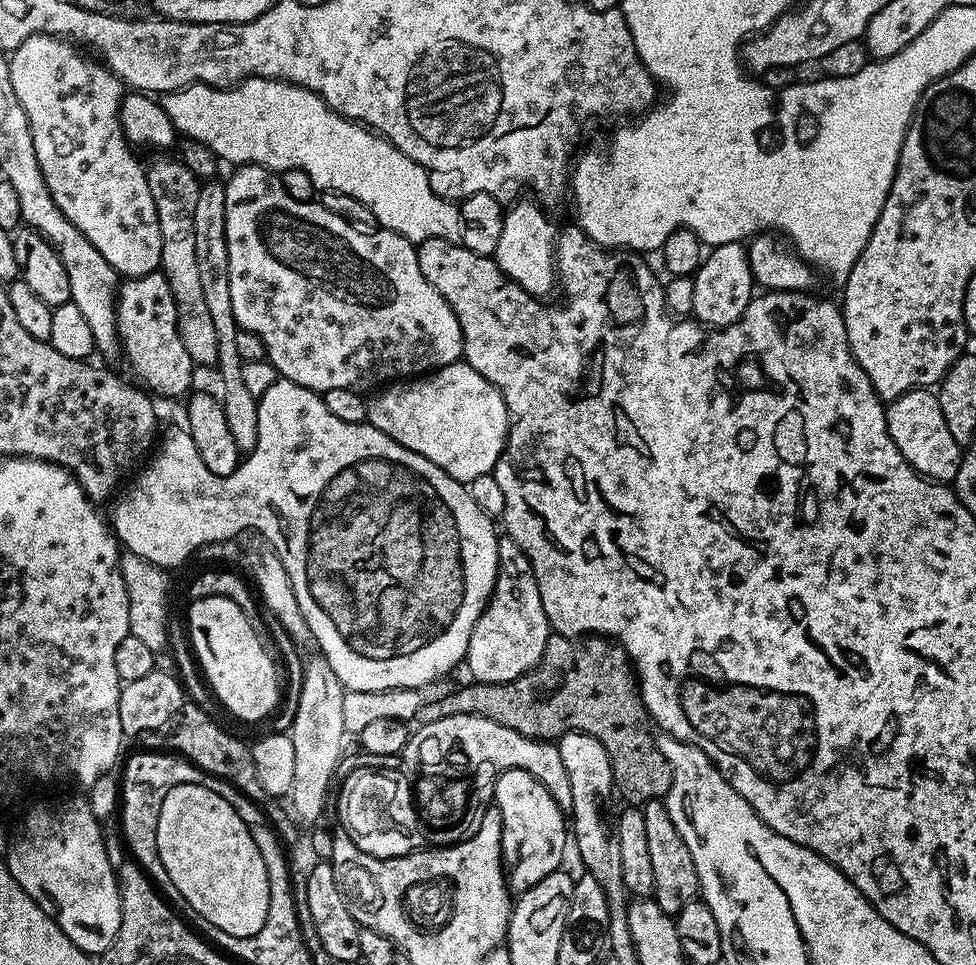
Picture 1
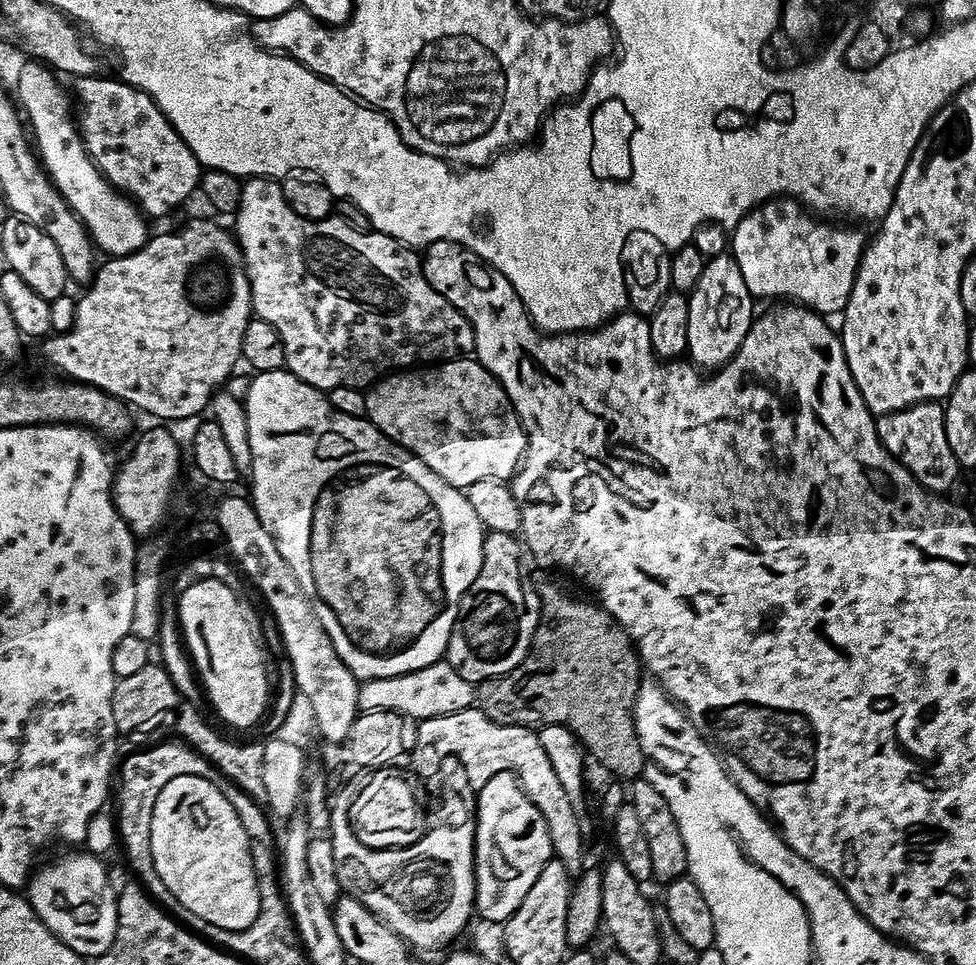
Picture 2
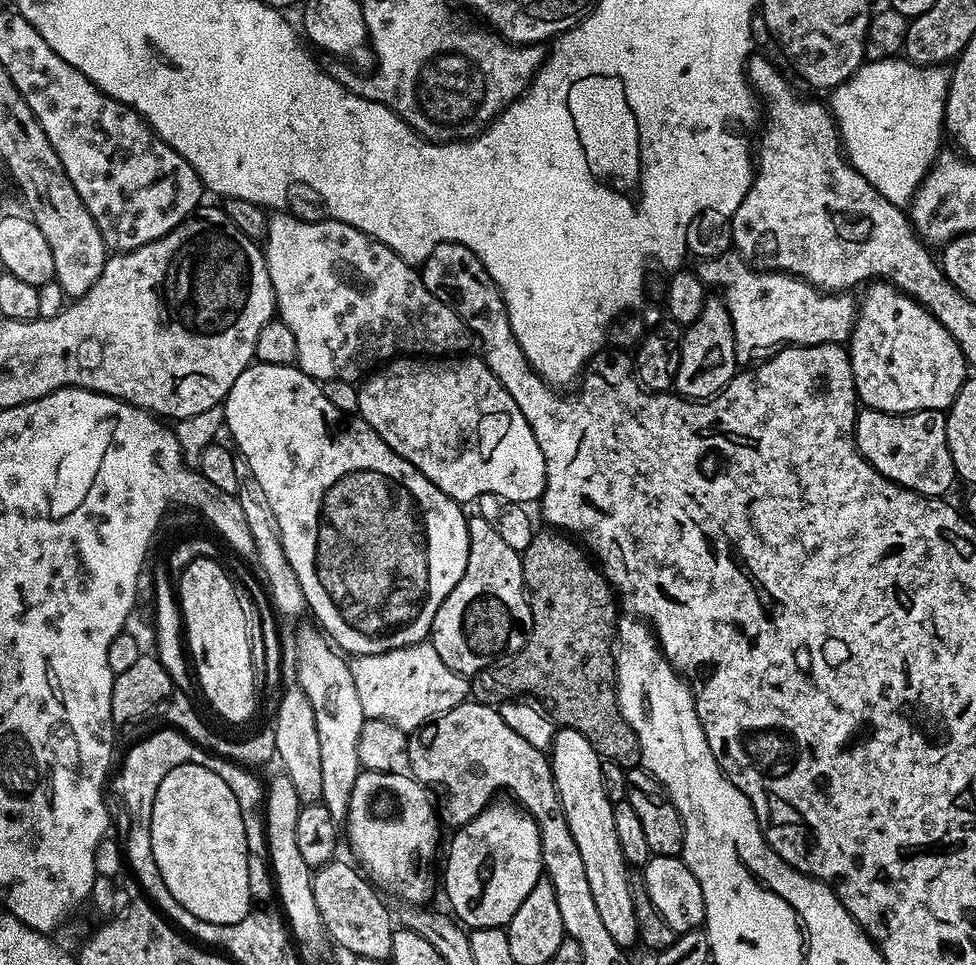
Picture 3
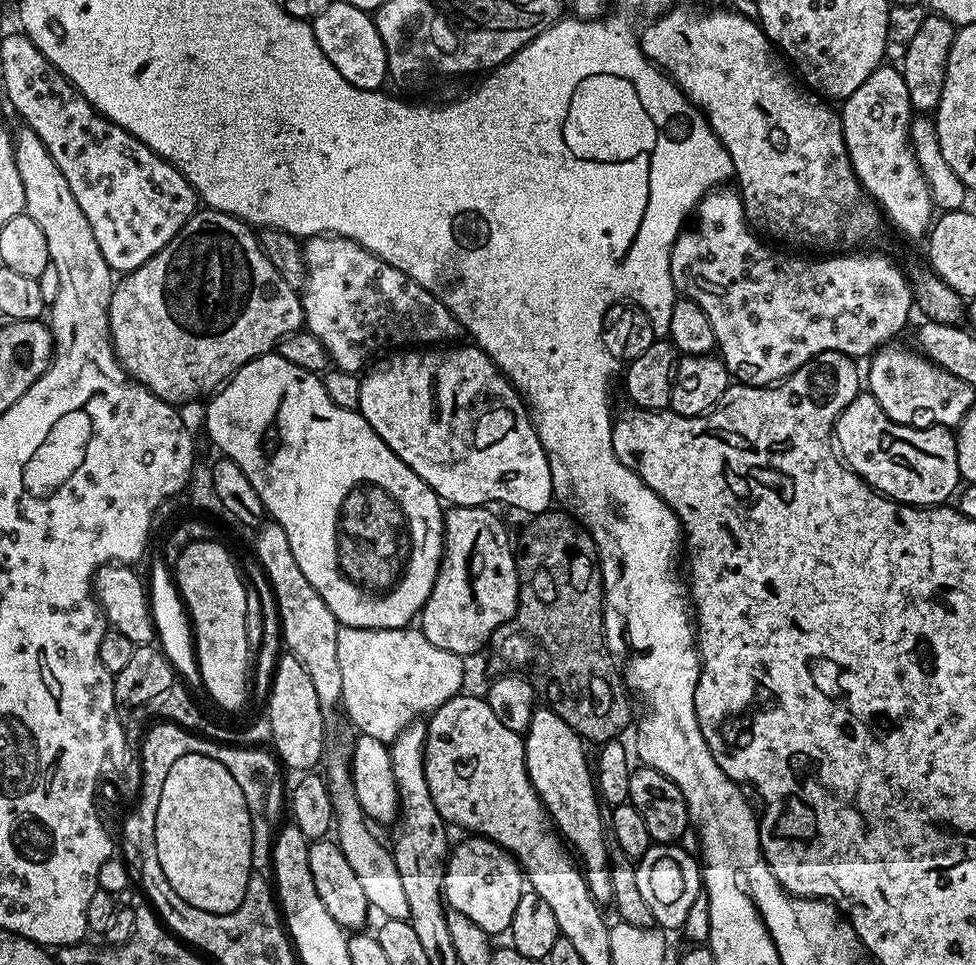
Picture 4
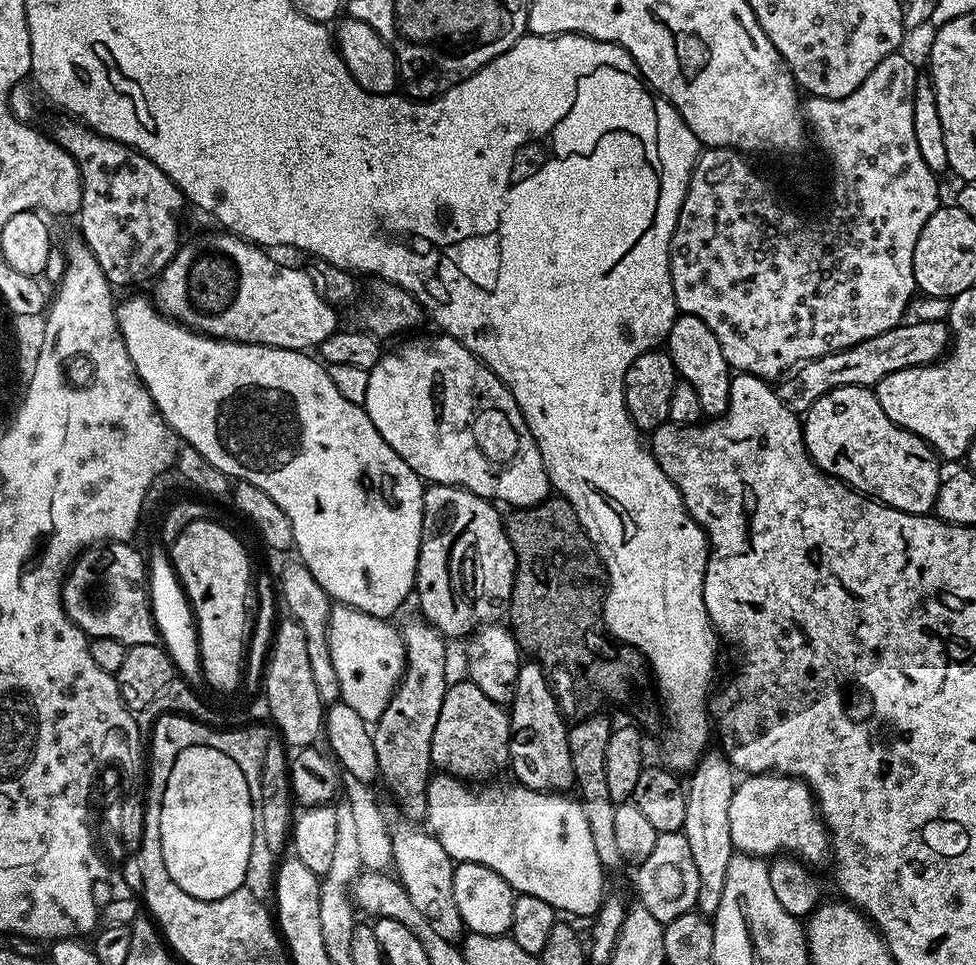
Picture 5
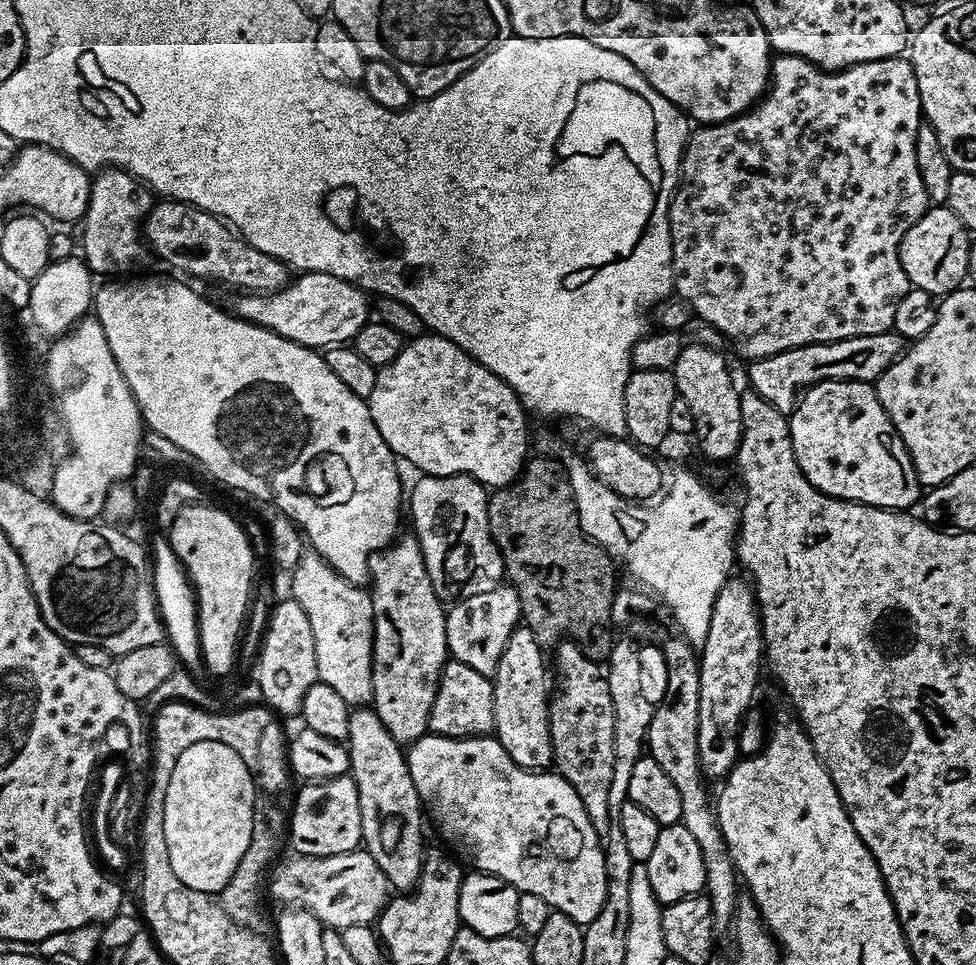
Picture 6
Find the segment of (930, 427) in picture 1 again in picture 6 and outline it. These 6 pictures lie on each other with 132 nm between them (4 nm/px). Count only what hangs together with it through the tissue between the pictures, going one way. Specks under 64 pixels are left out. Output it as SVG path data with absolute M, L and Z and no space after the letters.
M823 380L813 384L811 388L805 388L802 395L797 399L795 408L790 413L788 429L792 435L794 446L794 458L802 470L802 474L816 487L819 492L833 496L839 500L853 500L856 504L869 504L875 508L891 508L893 510L911 509L911 504L921 499L922 485L918 474L914 470L914 462L902 442L902 438L896 433L895 426L890 422L886 410L882 410L882 402L878 402L878 394L875 387L866 380Z

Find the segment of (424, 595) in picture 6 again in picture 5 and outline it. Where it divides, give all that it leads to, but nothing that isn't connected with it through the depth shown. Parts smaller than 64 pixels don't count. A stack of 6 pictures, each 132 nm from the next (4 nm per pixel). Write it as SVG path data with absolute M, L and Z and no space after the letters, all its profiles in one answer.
M417 618L413 624L402 628L404 638L404 676L380 717L374 721L372 741L374 754L378 754L379 775L384 784L396 795L396 800L412 818L424 816L426 790L433 775L430 746L434 738L434 726L438 726L438 713L442 711L442 698L446 694L450 677L444 671L448 668L448 648L445 637L433 628L427 620Z

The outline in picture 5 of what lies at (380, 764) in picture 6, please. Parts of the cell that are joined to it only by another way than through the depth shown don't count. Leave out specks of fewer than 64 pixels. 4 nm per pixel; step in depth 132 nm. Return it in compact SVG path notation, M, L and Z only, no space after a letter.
M403 818L396 825L391 825L392 850L395 875L400 885L410 894L410 902L430 922L430 930L434 934L453 942L465 935L462 914L458 914L458 902L454 902L454 862L446 850L442 850L442 842L438 842L431 832L420 828L419 823Z

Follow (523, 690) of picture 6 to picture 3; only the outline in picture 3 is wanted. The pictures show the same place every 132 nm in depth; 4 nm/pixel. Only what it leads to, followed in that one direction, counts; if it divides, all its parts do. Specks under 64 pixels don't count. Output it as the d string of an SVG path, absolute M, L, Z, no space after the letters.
M557 727L550 749L550 763L554 786L566 814L566 824L570 826L570 834L574 834L574 843L578 845L578 854L582 854L582 862L586 862L586 879L590 882L590 894L594 894L594 906L598 906L598 914L602 917L610 938L614 938L620 948L631 949L631 944L635 945L638 940L638 918L634 916L634 898L630 894L628 881L630 865L622 854L618 833L614 830L614 803L607 796L607 787L604 785L602 758L596 753L594 746L590 746L590 742L586 742L586 738L578 734L578 730Z

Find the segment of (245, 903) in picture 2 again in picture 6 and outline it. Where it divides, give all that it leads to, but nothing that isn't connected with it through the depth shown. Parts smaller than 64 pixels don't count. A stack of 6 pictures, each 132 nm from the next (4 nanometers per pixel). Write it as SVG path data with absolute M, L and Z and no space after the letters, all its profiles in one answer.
M220 740L194 742L194 746L178 754L174 771L170 774L170 786L166 790L163 809L166 850L170 854L170 866L174 866L174 874L178 874L178 878L186 886L190 886L190 890L220 894L230 882L233 869L246 853L258 809L256 783L248 772L246 762L242 762L240 755Z

